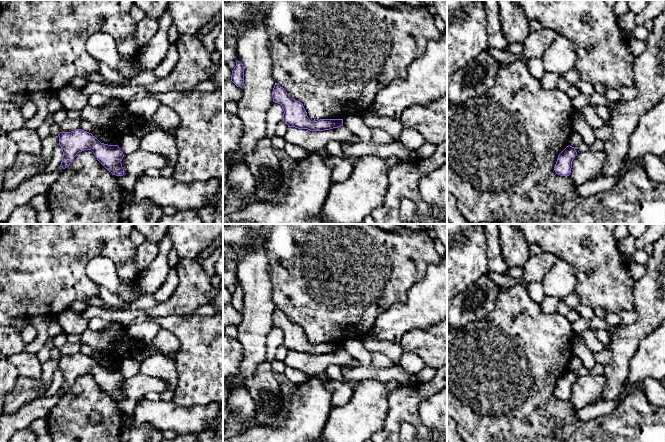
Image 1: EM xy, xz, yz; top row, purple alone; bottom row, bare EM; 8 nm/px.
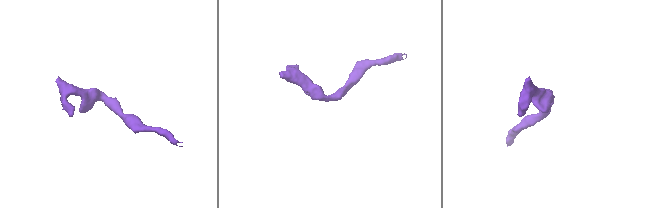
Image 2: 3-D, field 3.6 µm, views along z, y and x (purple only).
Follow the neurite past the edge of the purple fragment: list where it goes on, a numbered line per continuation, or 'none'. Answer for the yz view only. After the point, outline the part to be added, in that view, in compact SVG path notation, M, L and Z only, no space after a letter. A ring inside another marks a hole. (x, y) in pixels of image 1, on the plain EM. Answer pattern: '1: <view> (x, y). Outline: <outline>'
none

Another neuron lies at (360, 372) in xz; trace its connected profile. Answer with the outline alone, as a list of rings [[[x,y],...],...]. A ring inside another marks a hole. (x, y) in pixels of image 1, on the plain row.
[[[359,364],[356,367],[340,366],[342,373],[346,379],[350,381],[361,381],[363,379],[377,379],[383,383],[390,380],[396,380],[403,386],[416,385],[420,383],[418,377],[405,371],[400,365],[391,365],[386,368],[378,368],[373,364],[365,366]]]

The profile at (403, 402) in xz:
[[[447,365],[436,370],[434,377],[426,383],[401,385],[389,394],[390,414],[383,428],[372,436],[373,442],[400,442],[400,429],[403,422],[417,426],[416,442],[447,442],[447,435],[428,429],[420,422],[419,404],[438,391],[447,388]]]

